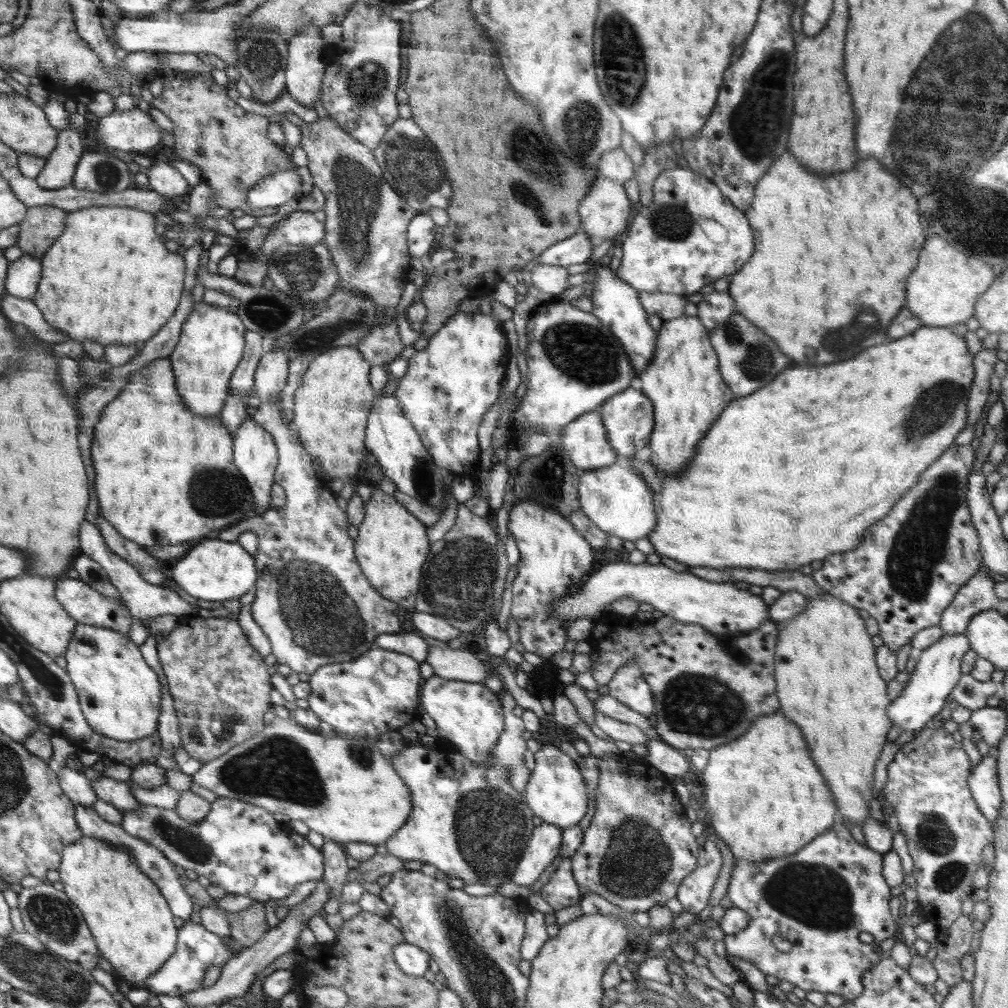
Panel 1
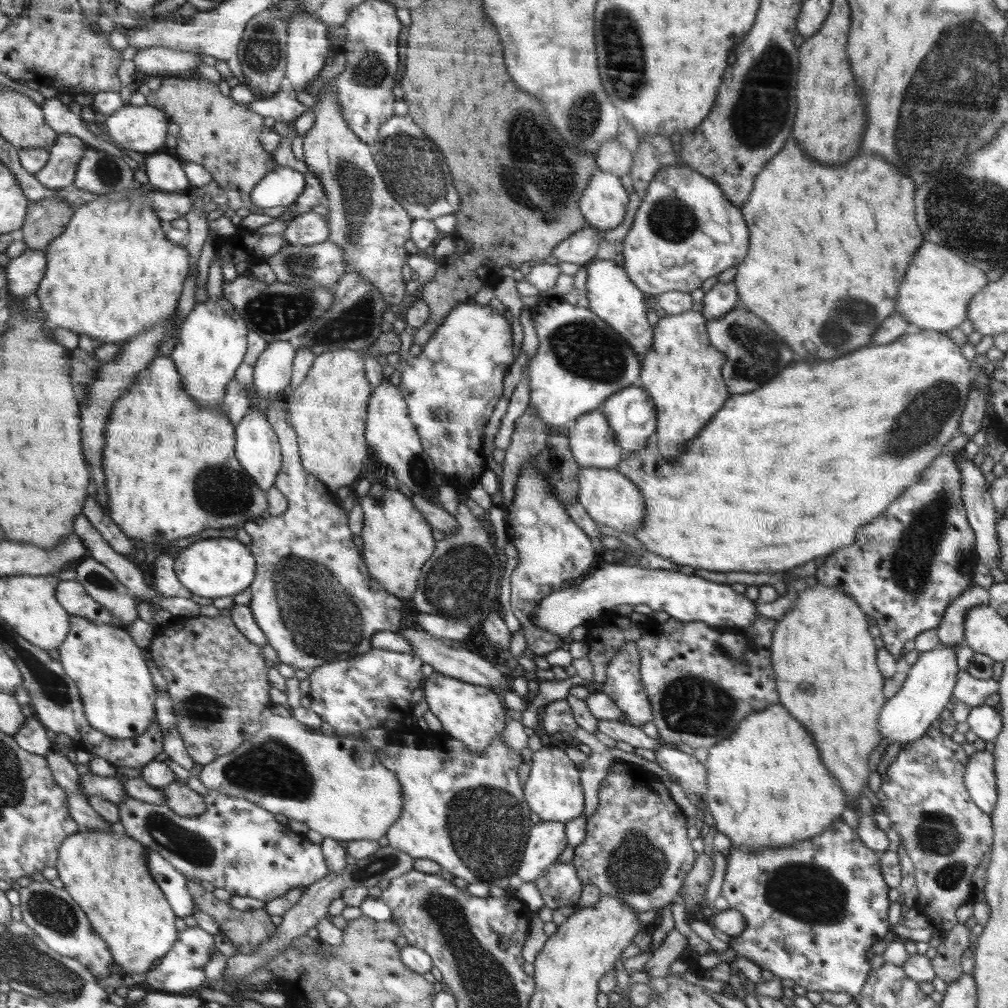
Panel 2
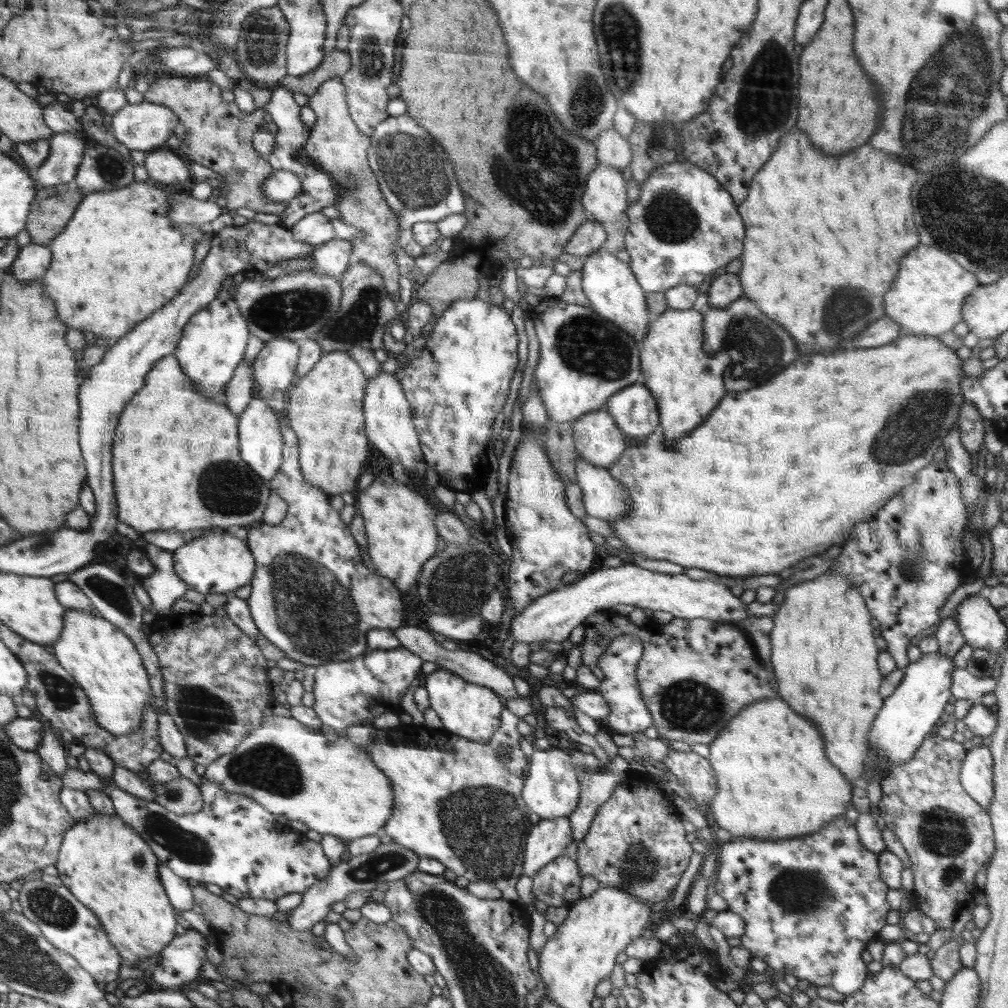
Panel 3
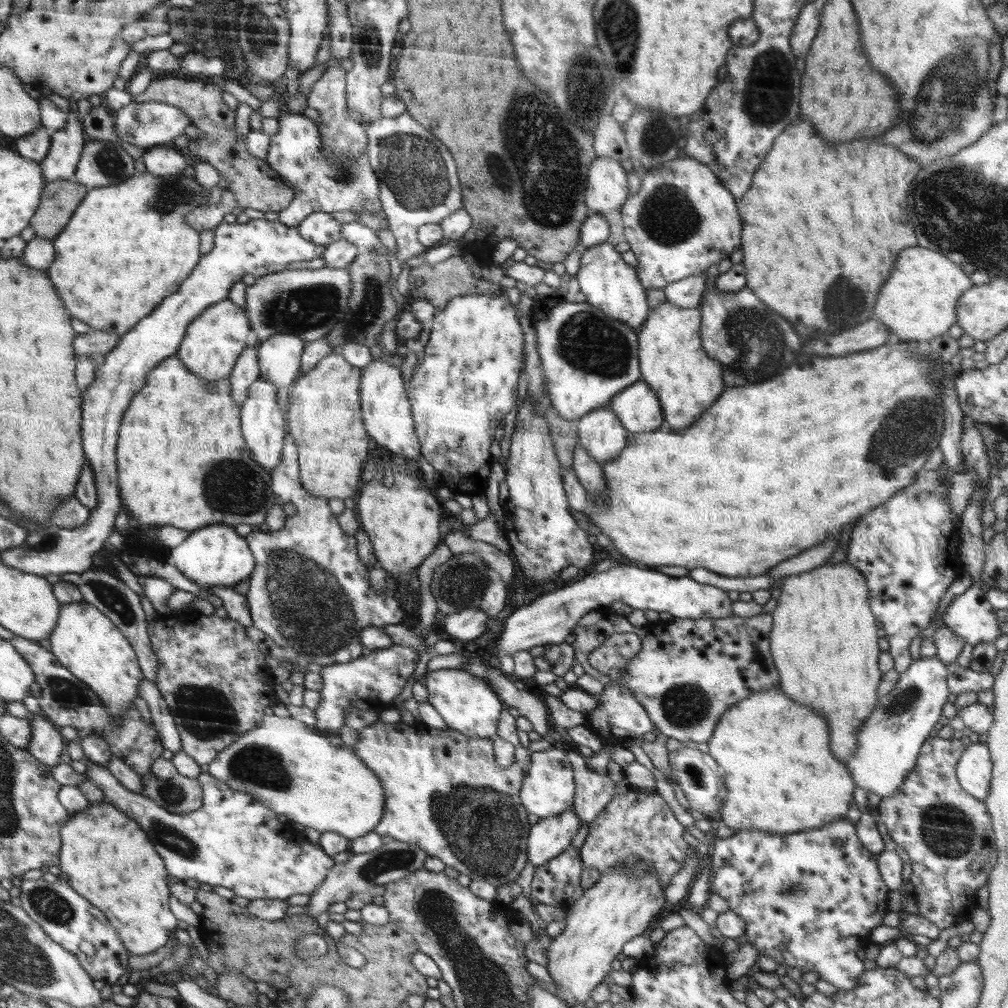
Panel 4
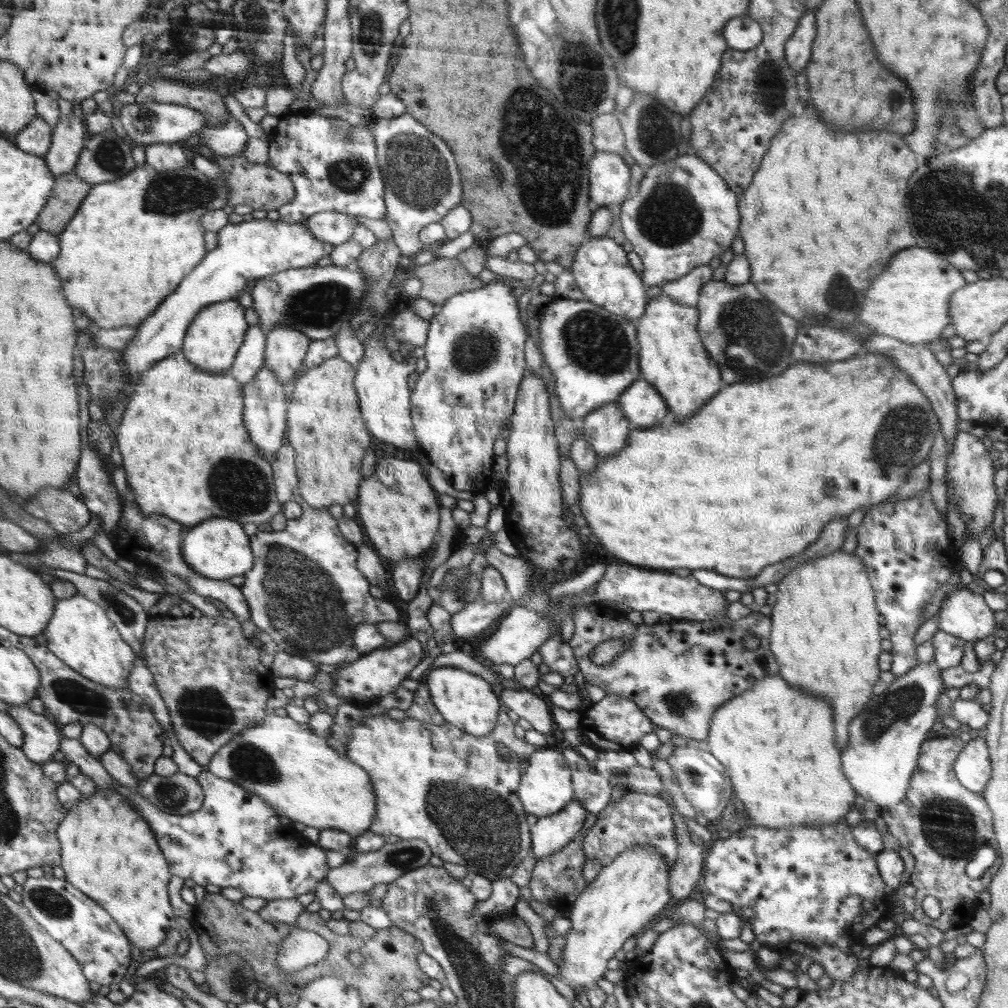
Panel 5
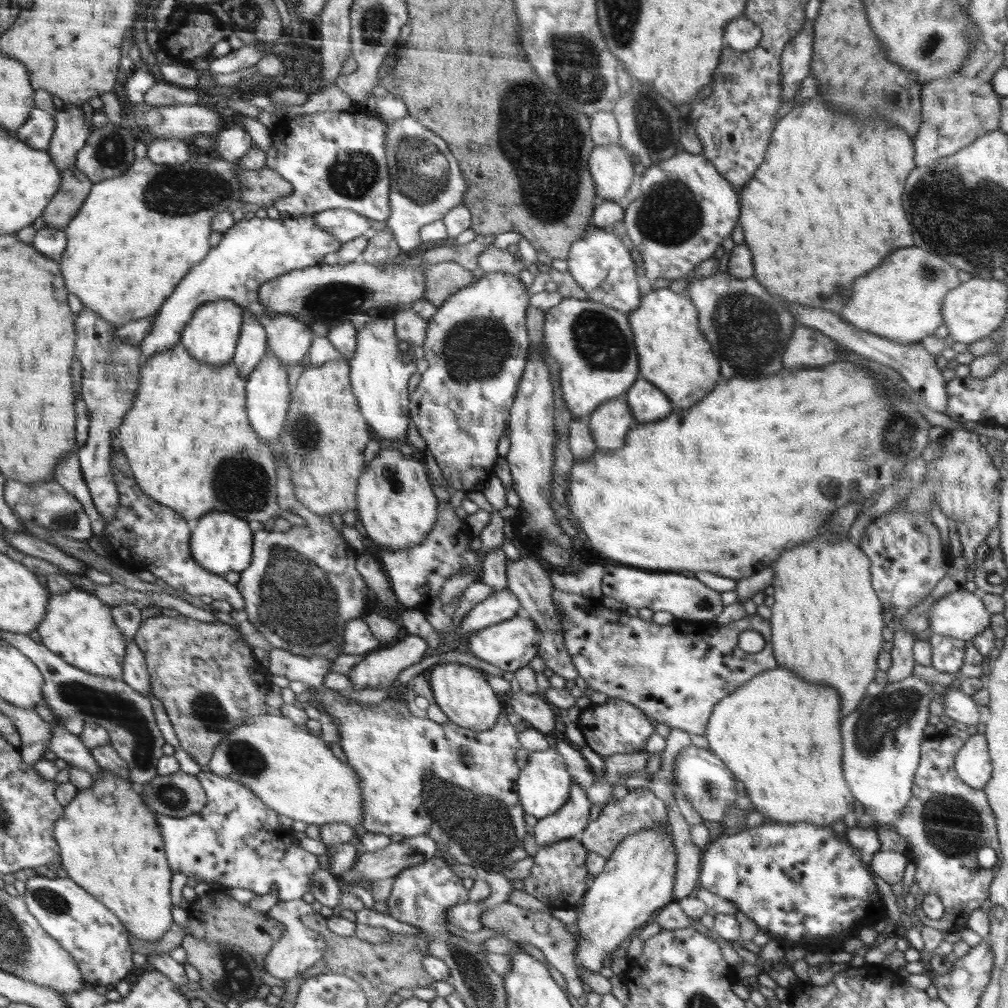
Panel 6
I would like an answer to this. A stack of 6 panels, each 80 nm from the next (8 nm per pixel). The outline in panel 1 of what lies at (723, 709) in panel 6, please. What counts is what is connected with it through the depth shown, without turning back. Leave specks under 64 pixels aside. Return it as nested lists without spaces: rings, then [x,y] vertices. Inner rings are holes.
[[[780,710],[774,714],[767,714],[766,716],[757,718],[752,723],[752,726],[748,728],[746,734],[737,738],[734,742],[728,742],[722,746],[710,749],[709,752],[707,767],[699,773],[698,777],[699,783],[704,791],[702,800],[710,809],[707,817],[709,819],[708,823],[711,824],[710,827],[713,828],[712,831],[728,845],[736,861],[760,864],[762,861],[768,861],[778,857],[791,857],[798,850],[807,846],[811,840],[814,840],[820,834],[826,833],[837,822],[838,806],[834,803],[834,795],[826,788],[826,784],[824,784],[824,780],[822,780],[822,775],[820,774],[821,771],[814,766],[814,762],[810,758],[810,752],[808,752],[808,746],[804,744],[804,736],[802,736],[800,728],[793,722],[788,722],[788,718]]]

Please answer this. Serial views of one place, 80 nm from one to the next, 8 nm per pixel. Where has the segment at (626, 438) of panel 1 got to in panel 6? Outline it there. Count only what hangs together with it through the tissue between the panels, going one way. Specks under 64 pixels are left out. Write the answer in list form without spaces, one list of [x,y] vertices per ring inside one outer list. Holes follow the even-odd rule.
[[[639,379],[625,397],[636,423],[639,424],[664,419],[674,409],[665,391],[645,379]]]

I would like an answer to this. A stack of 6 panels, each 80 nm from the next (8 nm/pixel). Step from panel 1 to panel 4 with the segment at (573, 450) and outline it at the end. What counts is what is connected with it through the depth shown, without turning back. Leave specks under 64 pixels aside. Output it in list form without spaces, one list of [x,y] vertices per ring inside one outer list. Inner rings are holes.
[[[608,406],[577,421],[577,445],[586,448],[586,453],[598,463],[613,461],[629,445],[630,432]]]

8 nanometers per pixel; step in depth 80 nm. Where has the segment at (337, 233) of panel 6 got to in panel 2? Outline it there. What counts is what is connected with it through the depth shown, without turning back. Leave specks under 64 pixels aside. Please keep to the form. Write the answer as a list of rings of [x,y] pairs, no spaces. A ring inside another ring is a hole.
[[[310,212],[294,217],[283,233],[283,238],[296,245],[317,245],[328,240],[328,226],[320,213]]]

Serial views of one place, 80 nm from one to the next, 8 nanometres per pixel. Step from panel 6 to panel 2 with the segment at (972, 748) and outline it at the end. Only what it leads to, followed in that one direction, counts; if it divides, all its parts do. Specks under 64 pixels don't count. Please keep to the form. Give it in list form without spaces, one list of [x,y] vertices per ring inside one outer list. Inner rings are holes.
[[[985,749],[970,756],[963,782],[978,809],[988,816],[992,815],[998,797],[994,755]]]

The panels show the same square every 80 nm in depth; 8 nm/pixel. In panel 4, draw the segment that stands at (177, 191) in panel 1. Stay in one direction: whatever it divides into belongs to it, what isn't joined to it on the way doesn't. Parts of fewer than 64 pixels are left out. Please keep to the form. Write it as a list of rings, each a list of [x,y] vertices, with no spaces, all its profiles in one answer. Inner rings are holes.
[[[157,145],[158,148],[151,147],[143,155],[145,172],[154,176],[171,176],[172,174],[182,174],[186,168],[186,160],[180,152],[174,148]],[[154,148],[154,150],[152,150]]]

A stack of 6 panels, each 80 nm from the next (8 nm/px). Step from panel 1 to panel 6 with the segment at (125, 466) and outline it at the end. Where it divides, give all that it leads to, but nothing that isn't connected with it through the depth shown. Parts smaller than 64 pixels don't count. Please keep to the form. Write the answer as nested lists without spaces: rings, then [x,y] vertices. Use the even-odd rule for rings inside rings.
[[[178,342],[174,349],[155,354],[143,366],[138,402],[133,404],[130,414],[125,414],[126,422],[122,421],[117,437],[132,474],[145,494],[158,504],[172,508],[191,524],[217,510],[262,523],[272,516],[280,516],[292,525],[304,526],[305,520],[299,515],[288,511],[280,514],[282,510],[276,504],[274,454],[251,427],[245,405],[247,380],[242,379],[233,362],[220,367],[200,363]]]

